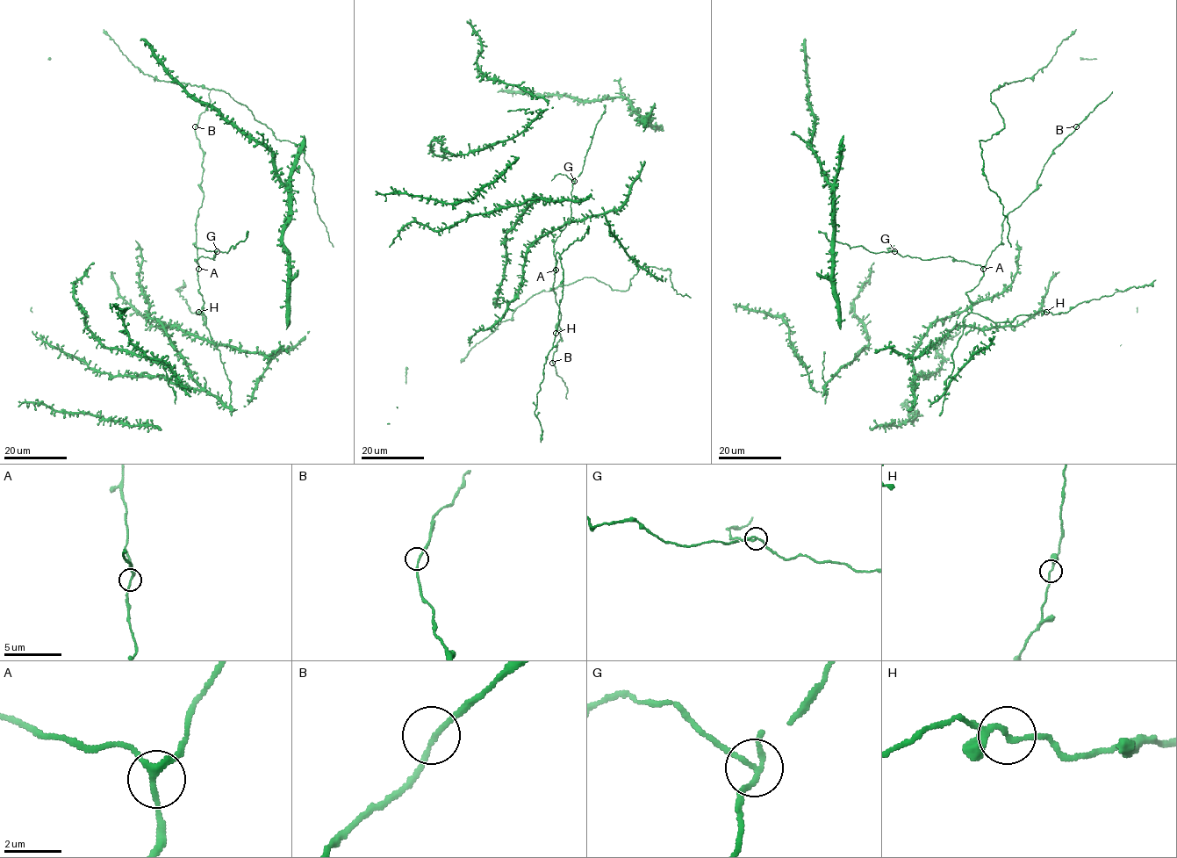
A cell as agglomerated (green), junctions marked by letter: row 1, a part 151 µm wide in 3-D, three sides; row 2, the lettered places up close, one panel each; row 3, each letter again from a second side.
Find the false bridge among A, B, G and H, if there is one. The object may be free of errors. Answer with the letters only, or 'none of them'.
G

